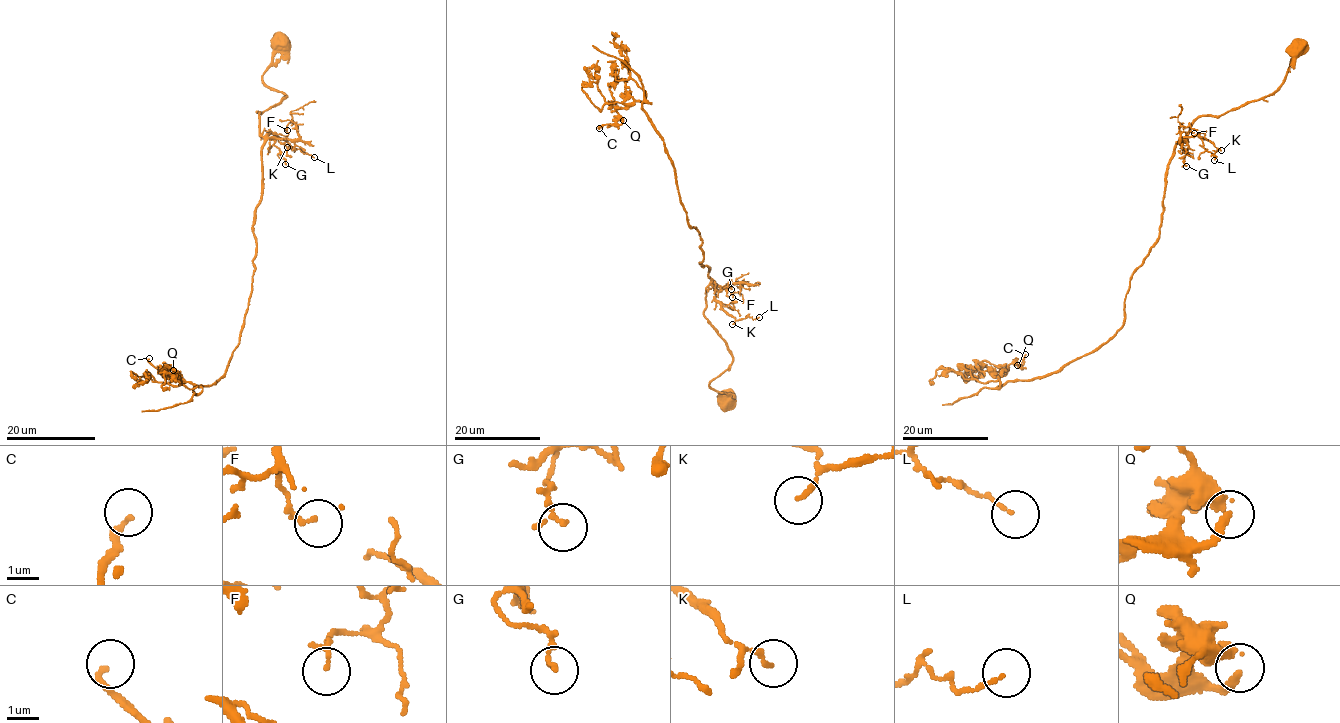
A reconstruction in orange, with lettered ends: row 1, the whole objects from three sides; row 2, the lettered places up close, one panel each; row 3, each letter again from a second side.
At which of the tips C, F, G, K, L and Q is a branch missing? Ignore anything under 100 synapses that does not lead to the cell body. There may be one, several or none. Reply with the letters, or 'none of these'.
none of these

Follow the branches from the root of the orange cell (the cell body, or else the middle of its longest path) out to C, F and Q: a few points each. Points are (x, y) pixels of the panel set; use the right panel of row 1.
C: (1292, 50), (1274, 93), (1200, 116), (1175, 146), (1123, 326), (997, 387), (1025, 354)
F: (1292, 50), (1289, 72), (1274, 93), (1219, 116), (1200, 116), (1179, 141), (1180, 126), (1189, 125), (1194, 133)
Q: (1292, 50), (1274, 93), (1200, 116), (1175, 146), (1123, 326), (997, 387), (1017, 365)

